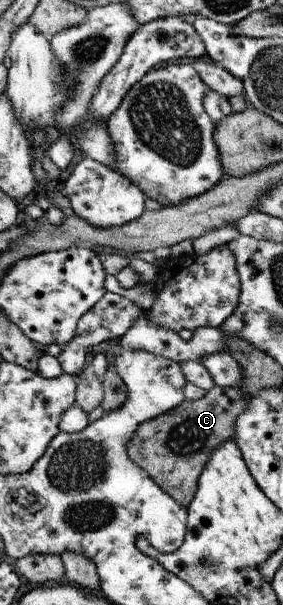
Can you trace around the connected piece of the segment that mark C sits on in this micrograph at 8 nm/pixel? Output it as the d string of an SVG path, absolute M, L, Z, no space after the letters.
M215 385L202 399L184 400L168 413L140 424L127 443L128 455L135 465L147 471L164 493L188 509L211 453L219 445L234 441L235 421L247 407L247 401L248 397L241 390Z

